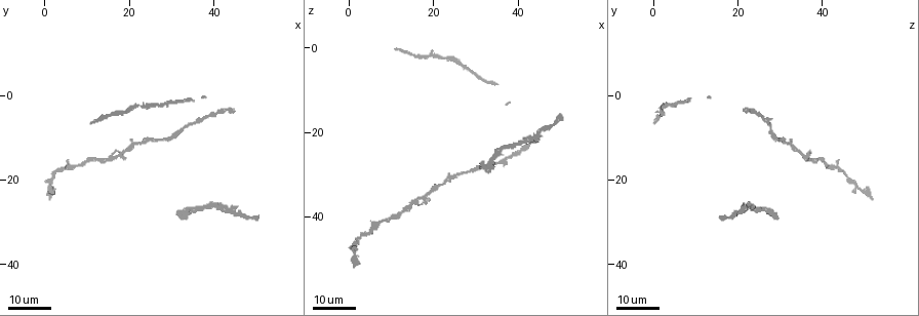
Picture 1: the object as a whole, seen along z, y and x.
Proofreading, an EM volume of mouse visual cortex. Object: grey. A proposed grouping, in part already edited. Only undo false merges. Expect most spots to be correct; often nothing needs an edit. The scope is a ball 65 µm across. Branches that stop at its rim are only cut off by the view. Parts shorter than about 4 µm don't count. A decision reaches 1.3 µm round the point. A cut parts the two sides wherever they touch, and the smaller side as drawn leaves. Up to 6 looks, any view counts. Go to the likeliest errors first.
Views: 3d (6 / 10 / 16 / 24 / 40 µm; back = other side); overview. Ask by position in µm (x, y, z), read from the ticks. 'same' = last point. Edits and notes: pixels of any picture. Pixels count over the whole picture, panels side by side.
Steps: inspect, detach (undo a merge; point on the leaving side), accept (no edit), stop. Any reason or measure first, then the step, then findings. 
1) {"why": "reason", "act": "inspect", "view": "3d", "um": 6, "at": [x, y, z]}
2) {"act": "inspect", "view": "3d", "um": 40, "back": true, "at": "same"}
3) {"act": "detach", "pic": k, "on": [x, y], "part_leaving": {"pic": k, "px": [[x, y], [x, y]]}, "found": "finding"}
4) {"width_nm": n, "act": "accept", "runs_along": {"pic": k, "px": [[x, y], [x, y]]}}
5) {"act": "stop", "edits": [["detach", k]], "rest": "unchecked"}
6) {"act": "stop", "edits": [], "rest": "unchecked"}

{"why": "calibre changes", "act": "inspect", "view": "3d", "um": 16, "at": [6.5, 16.5, 42.0]}

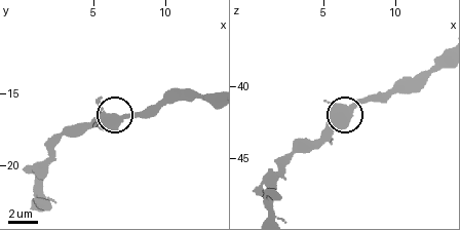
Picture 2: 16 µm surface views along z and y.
{"act": "inspect", "view": "3d", "um": 10, "at": [6.8, 16.6, 41.8]}

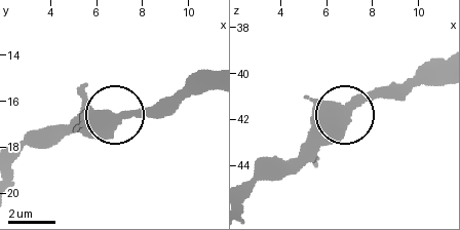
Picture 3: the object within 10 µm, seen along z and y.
{"why": "from behind", "act": "inspect", "view": "3d", "um": 10, "back": true, "at": [6.7, 16.6, 41.6]}

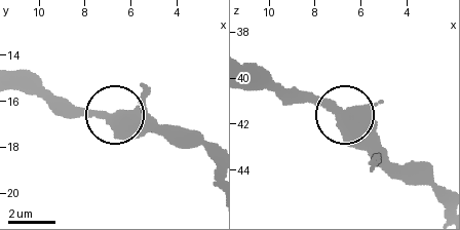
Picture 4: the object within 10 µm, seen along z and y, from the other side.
{"width_nm": 560, "act": "accept", "runs_along": {"pic": 4, "px": [[252, 67], [280, 84], [334, 102], [385, 151]]}, "found": "continuous, no second neuron"}

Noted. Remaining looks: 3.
{"why": "three-way junction", "act": "inspect", "view": "3d", "um": 16, "at": [36.5, 5.5, 26.5]}

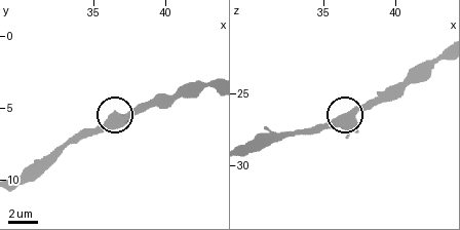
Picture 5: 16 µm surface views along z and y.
{"act": "inspect", "view": "3d", "um": 6, "at": "same"}

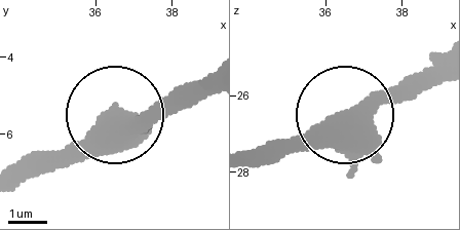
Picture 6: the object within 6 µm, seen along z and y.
{"arms": 3, "act": "accept", "runs_along": {"pic": 6, "px": [[358, 119], [319, 122], [283, 146]]}, "found": "one neuron here"}

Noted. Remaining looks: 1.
{"act": "stop", "edits": [], "rest": "unchecked"}

